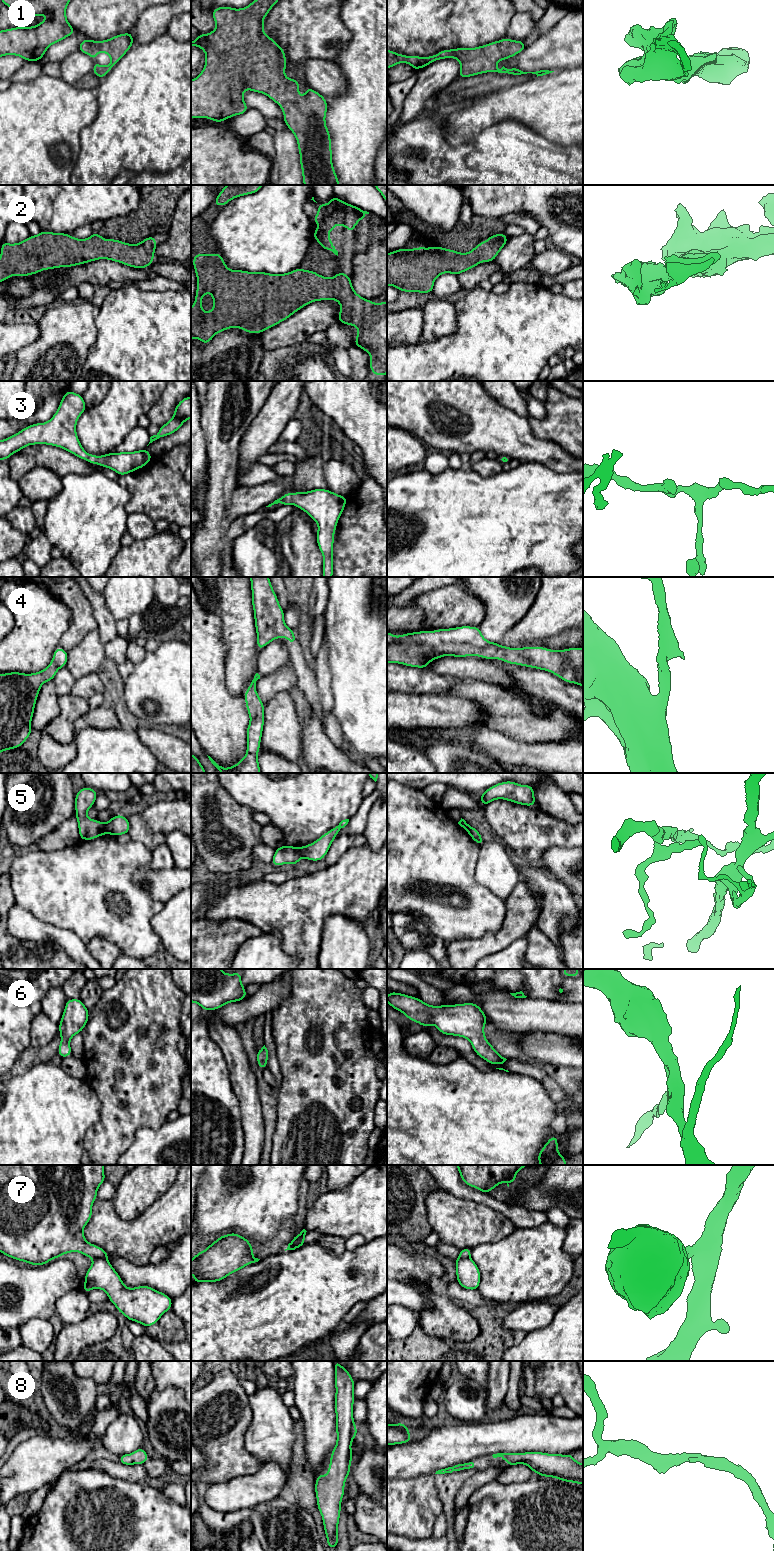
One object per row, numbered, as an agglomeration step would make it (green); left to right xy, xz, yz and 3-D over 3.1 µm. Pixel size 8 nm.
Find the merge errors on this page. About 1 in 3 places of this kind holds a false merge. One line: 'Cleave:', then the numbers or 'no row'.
Cleave: 5, 7

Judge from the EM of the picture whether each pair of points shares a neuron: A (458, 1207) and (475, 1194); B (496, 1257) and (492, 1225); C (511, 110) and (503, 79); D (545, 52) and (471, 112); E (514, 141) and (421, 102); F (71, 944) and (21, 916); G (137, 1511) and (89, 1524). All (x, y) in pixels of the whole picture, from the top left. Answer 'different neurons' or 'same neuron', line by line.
A: different neurons
B: different neurons
C: different neurons
D: different neurons
E: different neurons
F: same neuron
G: same neuron

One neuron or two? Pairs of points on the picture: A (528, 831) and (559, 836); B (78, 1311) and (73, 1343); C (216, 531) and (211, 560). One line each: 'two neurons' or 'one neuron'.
A: one neuron
B: two neurons
C: one neuron

